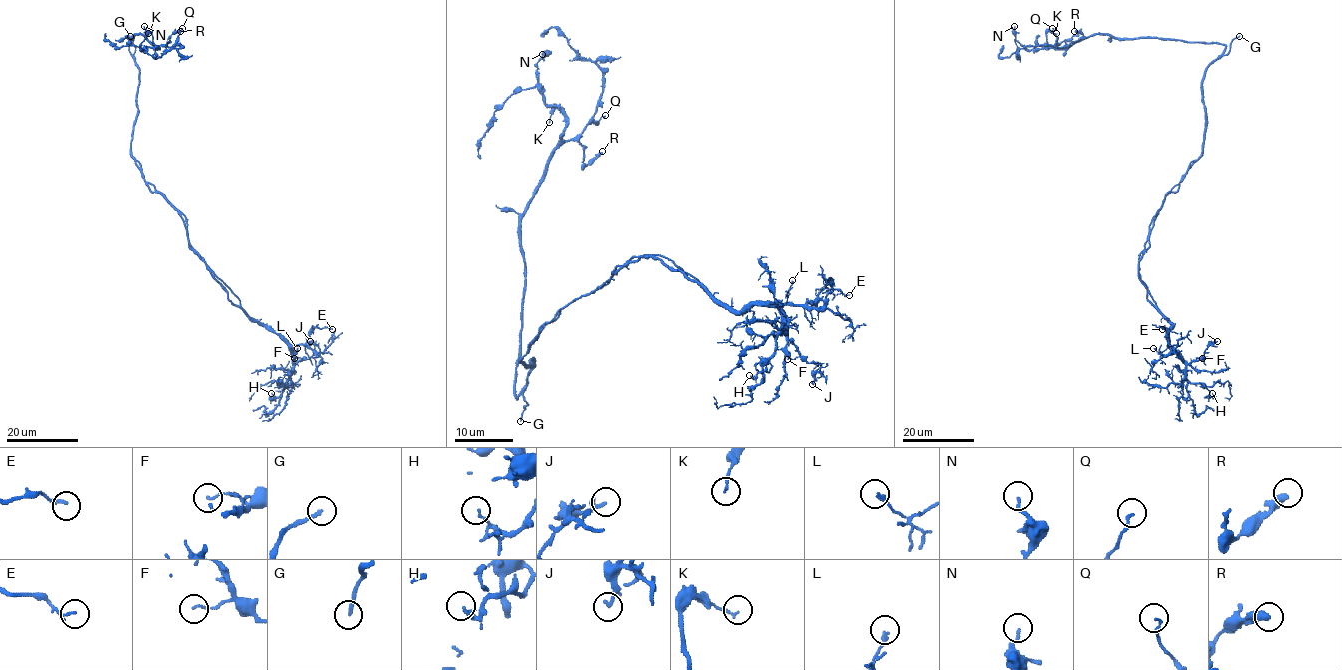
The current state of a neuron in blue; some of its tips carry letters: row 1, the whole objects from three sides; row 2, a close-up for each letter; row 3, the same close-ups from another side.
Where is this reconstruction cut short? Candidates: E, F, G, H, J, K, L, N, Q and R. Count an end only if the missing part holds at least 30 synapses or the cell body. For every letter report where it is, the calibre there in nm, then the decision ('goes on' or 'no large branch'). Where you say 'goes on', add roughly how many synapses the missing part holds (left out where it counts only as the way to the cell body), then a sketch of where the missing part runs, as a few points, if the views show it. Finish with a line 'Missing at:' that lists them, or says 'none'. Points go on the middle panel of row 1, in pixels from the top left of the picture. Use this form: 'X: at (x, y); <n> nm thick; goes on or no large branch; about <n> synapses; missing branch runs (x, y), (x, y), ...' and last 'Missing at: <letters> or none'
E: at (849, 295); 120 nm thick; no large branch
F: at (787, 359); 90 nm thick; no large branch
G: at (520, 421); 180 nm thick; goes on
H: at (749, 375); 120 nm thick; no large branch
J: at (812, 384); 200 nm thick; no large branch
K: at (549, 122); 110 nm thick; no large branch
L: at (792, 280); 140 nm thick; no large branch
N: at (542, 54); 130 nm thick; no large branch
Q: at (605, 115); 130 nm thick; no large branch
R: at (602, 151); 320 nm thick; no large branch
Missing at: G

